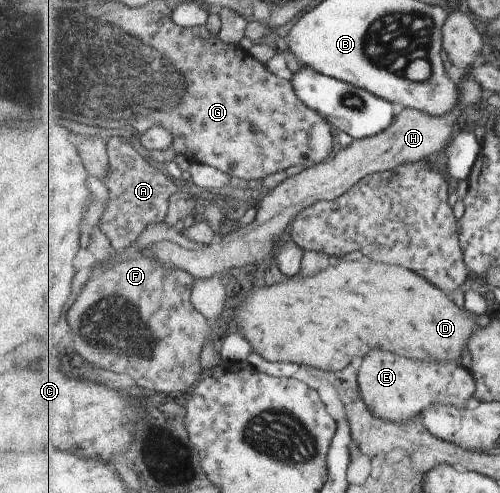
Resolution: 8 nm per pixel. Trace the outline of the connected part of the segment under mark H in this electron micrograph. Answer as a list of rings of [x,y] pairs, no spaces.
[[[465,70],[465,74],[458,81],[460,87],[460,103],[454,107],[452,113],[434,117],[430,113],[418,109],[404,108],[396,115],[394,123],[384,129],[382,133],[372,137],[353,140],[346,148],[342,148],[330,161],[302,169],[300,173],[285,178],[275,188],[261,195],[256,207],[256,216],[252,223],[242,226],[221,240],[214,240],[208,246],[197,249],[180,247],[178,243],[164,240],[150,244],[142,249],[144,255],[152,255],[168,269],[182,269],[190,273],[194,279],[210,279],[217,273],[230,270],[232,267],[254,267],[270,256],[274,256],[279,242],[286,237],[296,217],[307,207],[312,207],[320,201],[332,201],[344,195],[354,187],[363,177],[390,169],[398,165],[416,163],[420,159],[427,159],[442,151],[450,137],[454,135],[456,123],[462,120],[462,113],[476,105],[482,99],[482,85],[476,83]]]

